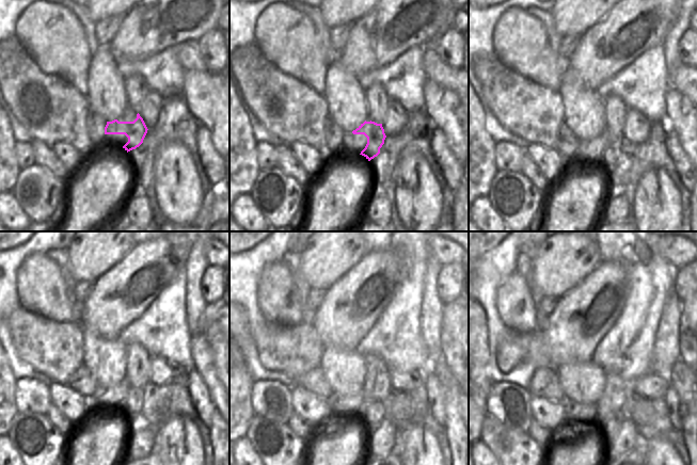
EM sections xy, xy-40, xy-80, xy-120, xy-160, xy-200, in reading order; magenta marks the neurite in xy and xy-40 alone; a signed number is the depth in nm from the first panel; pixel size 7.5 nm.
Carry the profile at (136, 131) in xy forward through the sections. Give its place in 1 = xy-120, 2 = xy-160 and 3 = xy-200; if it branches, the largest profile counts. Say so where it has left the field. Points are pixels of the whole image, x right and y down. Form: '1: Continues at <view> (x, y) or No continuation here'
1: Continues at xy-120 (132, 404)
2: Continues at xy-160 (373, 414)
3: Continues at xy-200 (611, 428).

